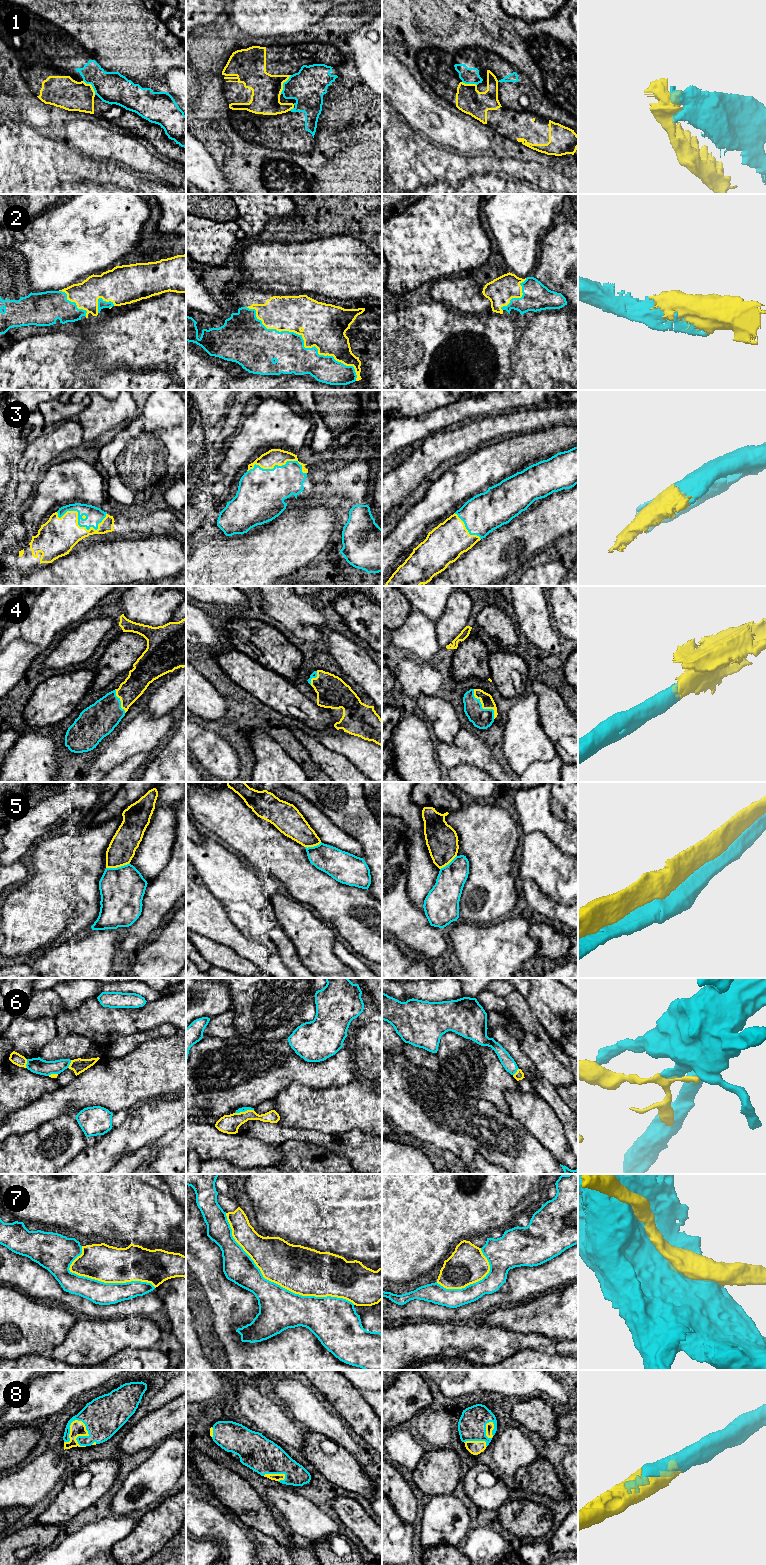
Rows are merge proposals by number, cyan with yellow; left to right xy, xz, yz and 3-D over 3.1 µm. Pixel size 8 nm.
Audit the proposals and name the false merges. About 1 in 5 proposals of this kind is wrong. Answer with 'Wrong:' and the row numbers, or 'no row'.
Wrong: 1, 5, 6, 7

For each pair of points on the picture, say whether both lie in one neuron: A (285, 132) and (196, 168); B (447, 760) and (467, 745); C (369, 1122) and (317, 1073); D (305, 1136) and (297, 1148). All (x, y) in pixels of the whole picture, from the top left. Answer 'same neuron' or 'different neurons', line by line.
A: different neurons
B: same neuron
C: different neurons
D: different neurons

